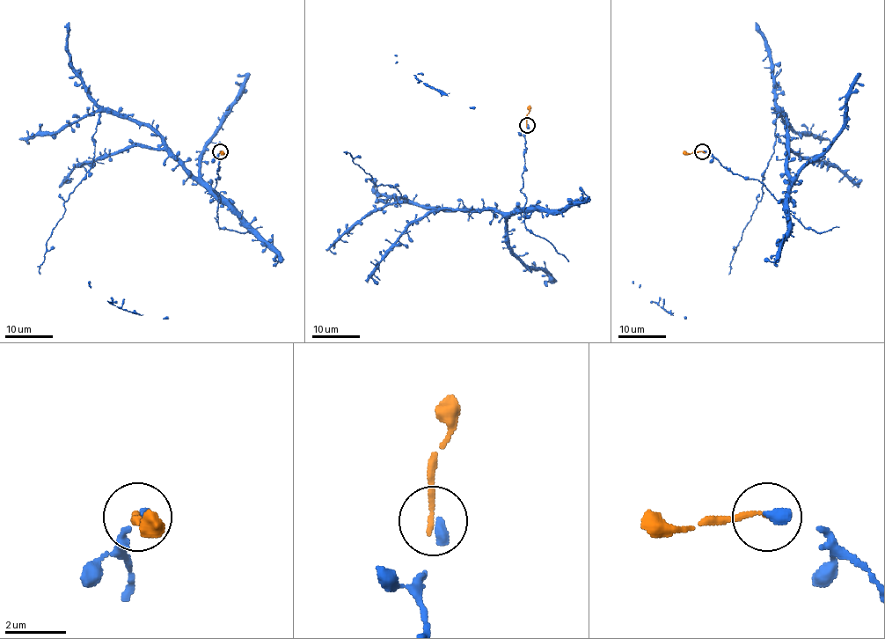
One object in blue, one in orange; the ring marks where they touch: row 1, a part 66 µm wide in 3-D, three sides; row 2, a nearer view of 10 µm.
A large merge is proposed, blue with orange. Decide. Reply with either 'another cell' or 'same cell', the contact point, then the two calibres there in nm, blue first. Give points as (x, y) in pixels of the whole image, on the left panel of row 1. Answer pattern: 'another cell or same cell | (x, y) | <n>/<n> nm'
same cell | (220, 151) | 360/170 nm

